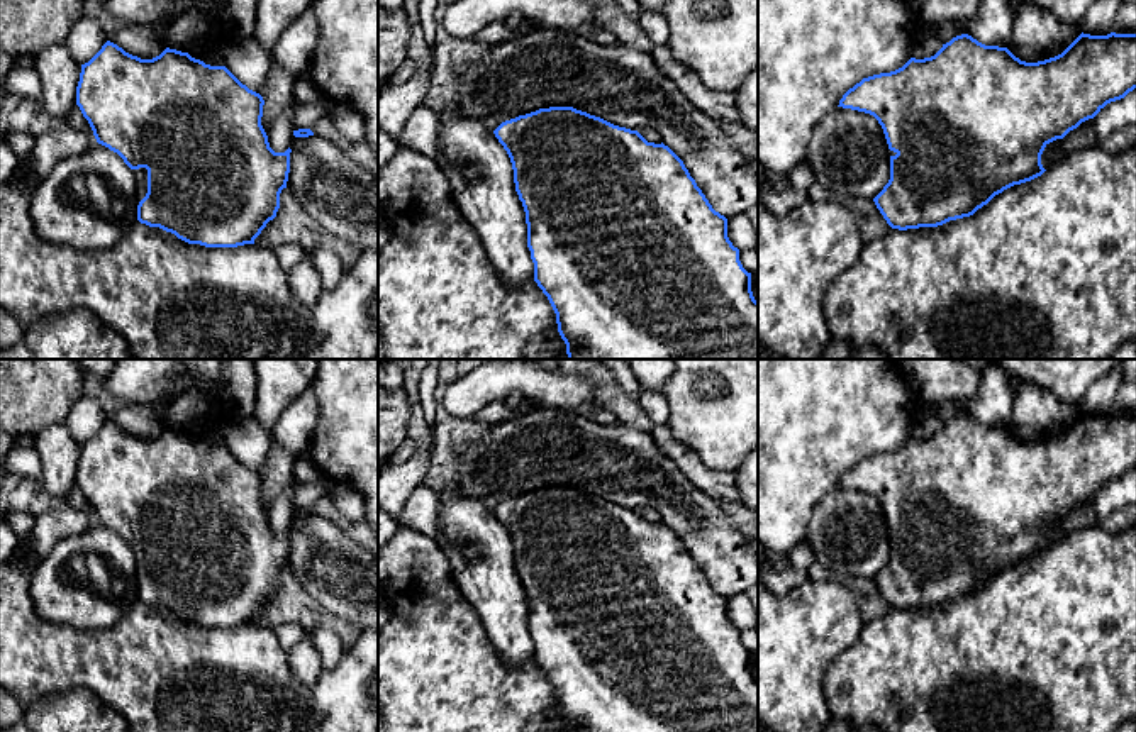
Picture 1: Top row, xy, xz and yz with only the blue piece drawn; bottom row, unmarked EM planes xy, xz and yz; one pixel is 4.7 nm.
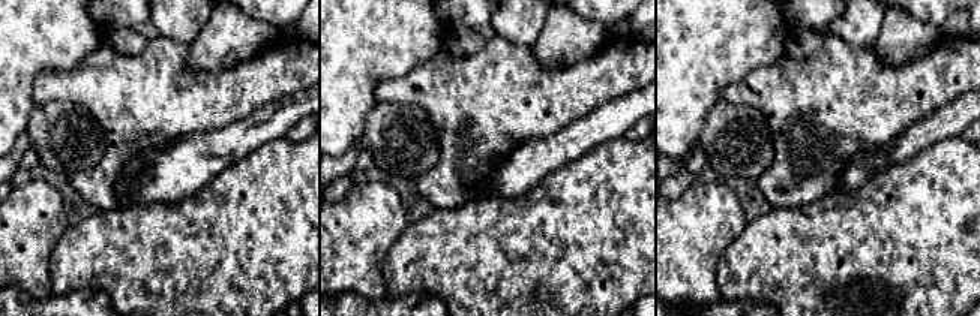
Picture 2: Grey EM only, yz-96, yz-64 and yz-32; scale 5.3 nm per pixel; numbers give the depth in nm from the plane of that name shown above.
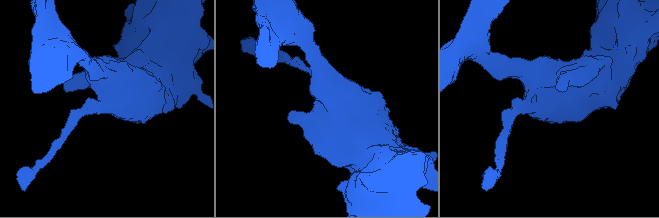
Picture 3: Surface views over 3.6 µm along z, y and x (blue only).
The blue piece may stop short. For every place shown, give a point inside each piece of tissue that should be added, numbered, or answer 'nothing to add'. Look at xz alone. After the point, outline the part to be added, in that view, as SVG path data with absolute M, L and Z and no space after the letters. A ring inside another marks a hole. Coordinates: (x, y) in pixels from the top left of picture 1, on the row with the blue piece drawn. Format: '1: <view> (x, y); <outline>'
nothing to add

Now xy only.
1: xy (141, 175); M139 168L139 169L132 169L132 173L134 173L134 178L136 178L136 203L139 205L139 202L148 193L148 169Z

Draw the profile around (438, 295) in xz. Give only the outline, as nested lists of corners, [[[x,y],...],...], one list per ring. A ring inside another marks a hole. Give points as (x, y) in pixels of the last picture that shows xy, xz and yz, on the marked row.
[[[400,147],[388,166],[378,168],[378,207],[392,234],[378,254],[378,339],[387,359],[568,359],[548,297],[534,278],[521,288],[500,281],[434,159]]]

